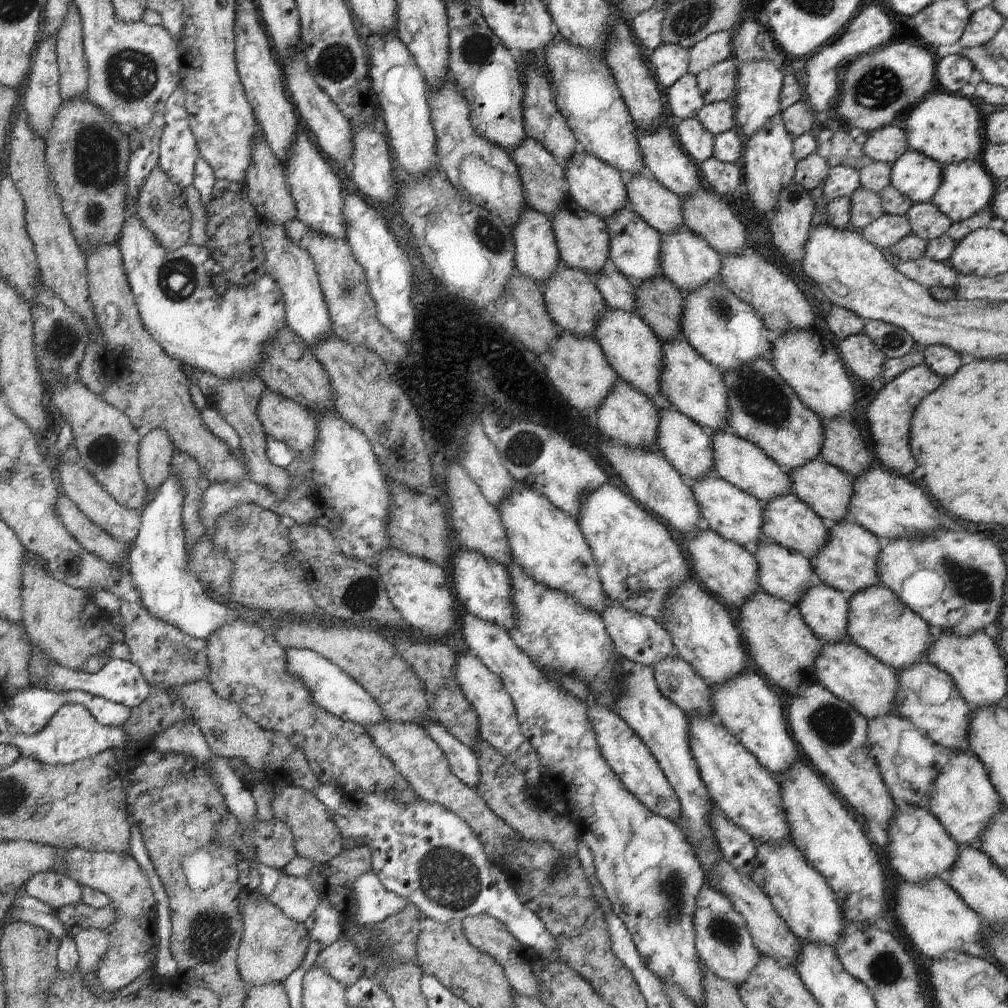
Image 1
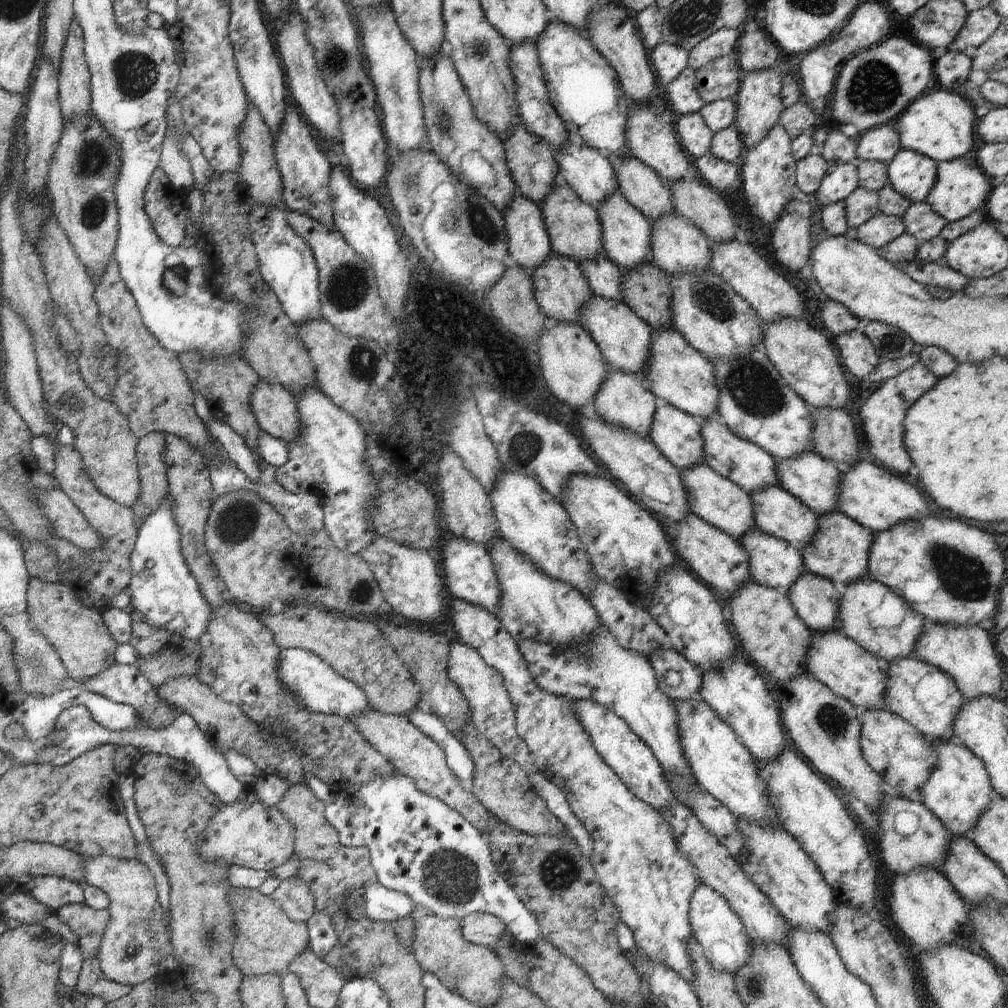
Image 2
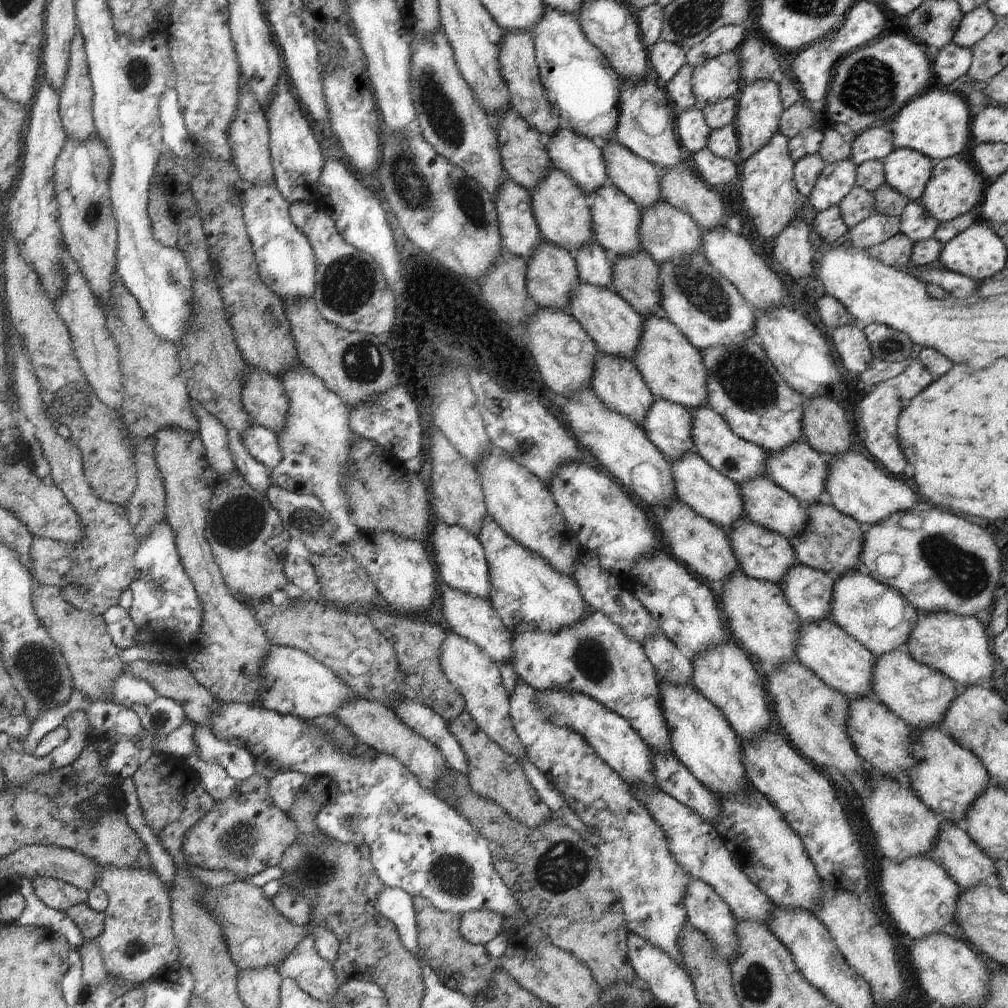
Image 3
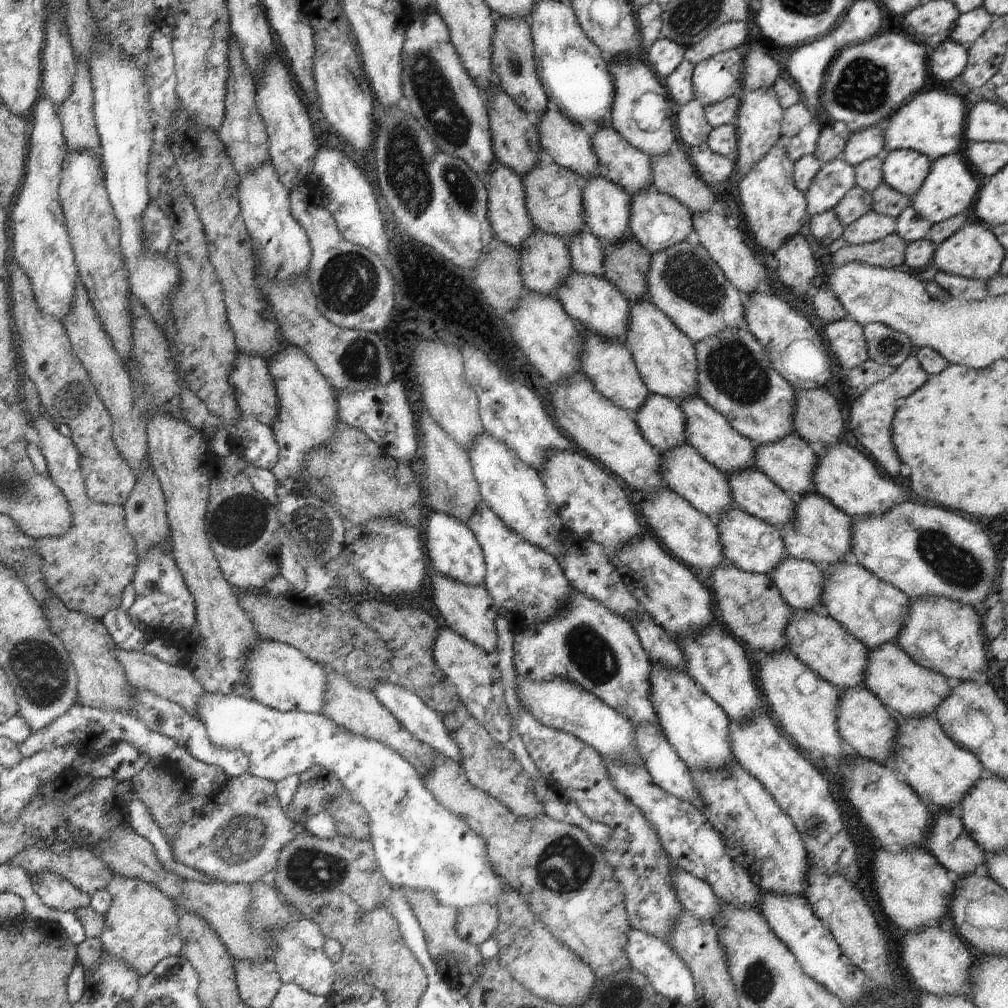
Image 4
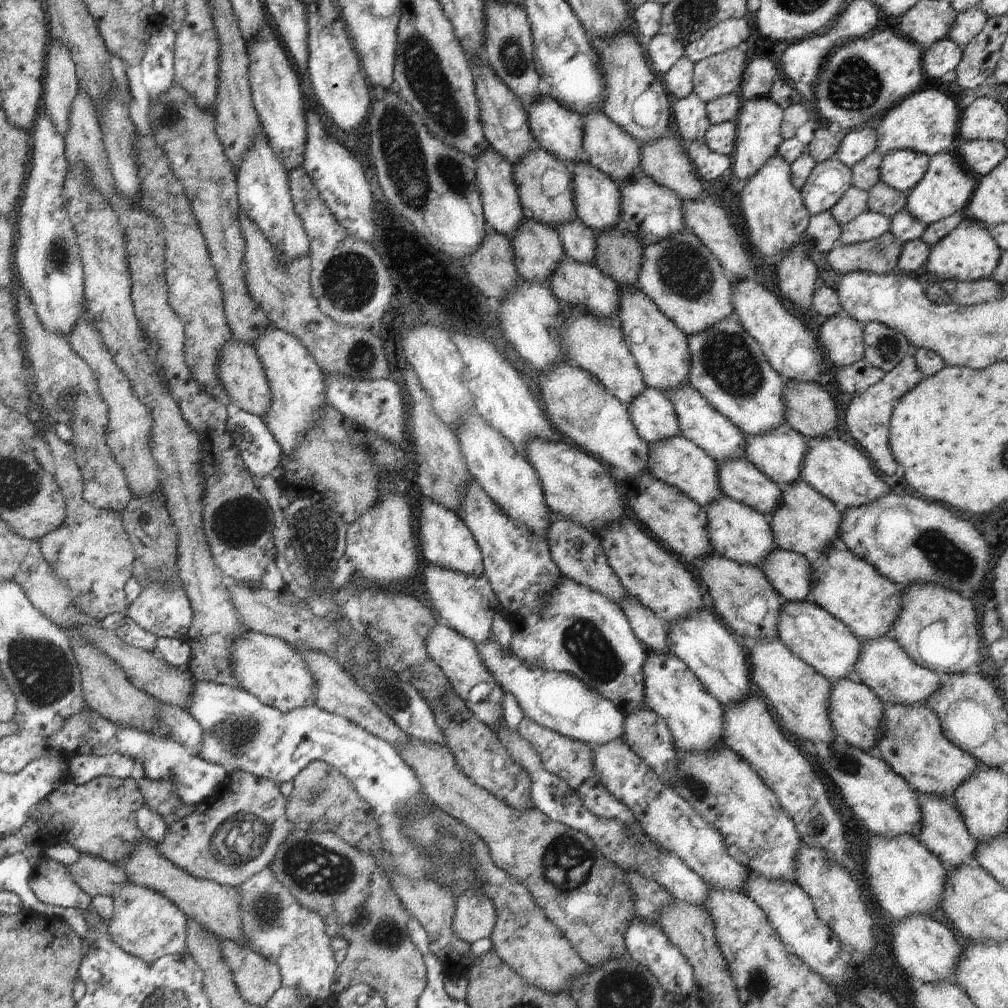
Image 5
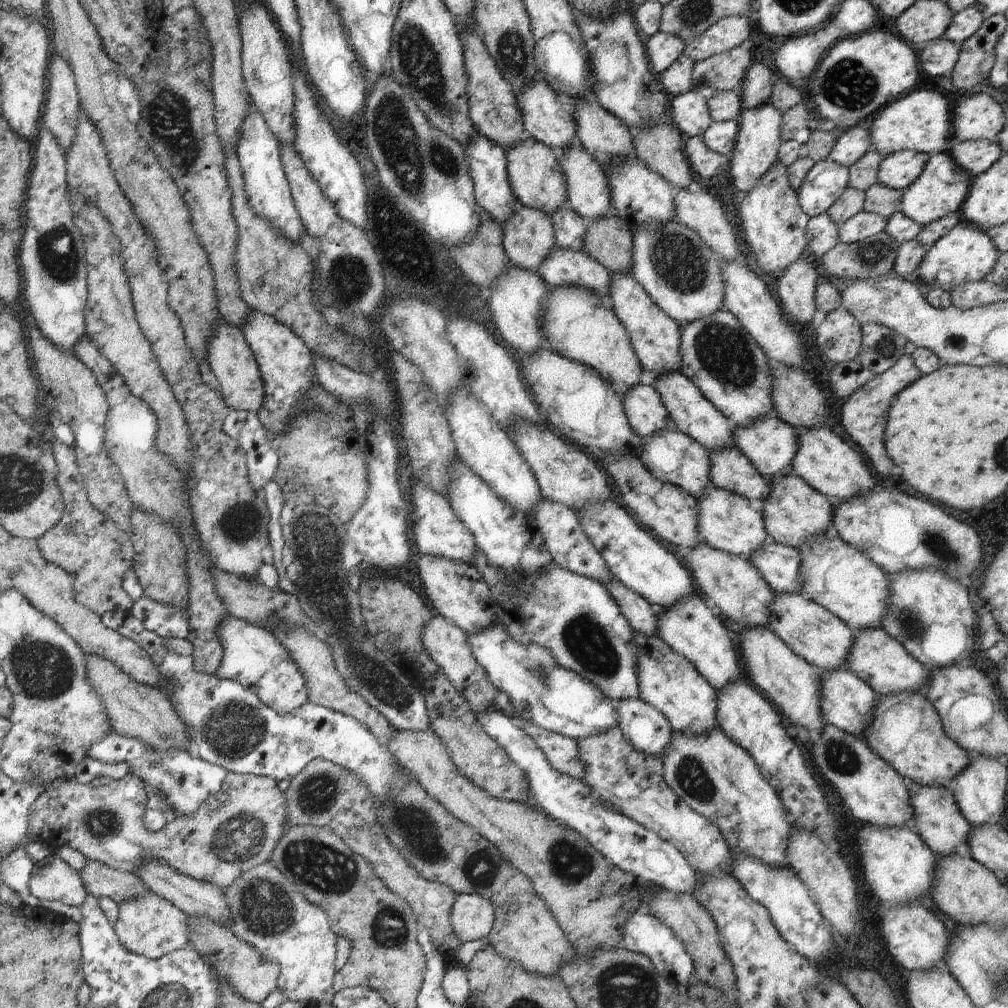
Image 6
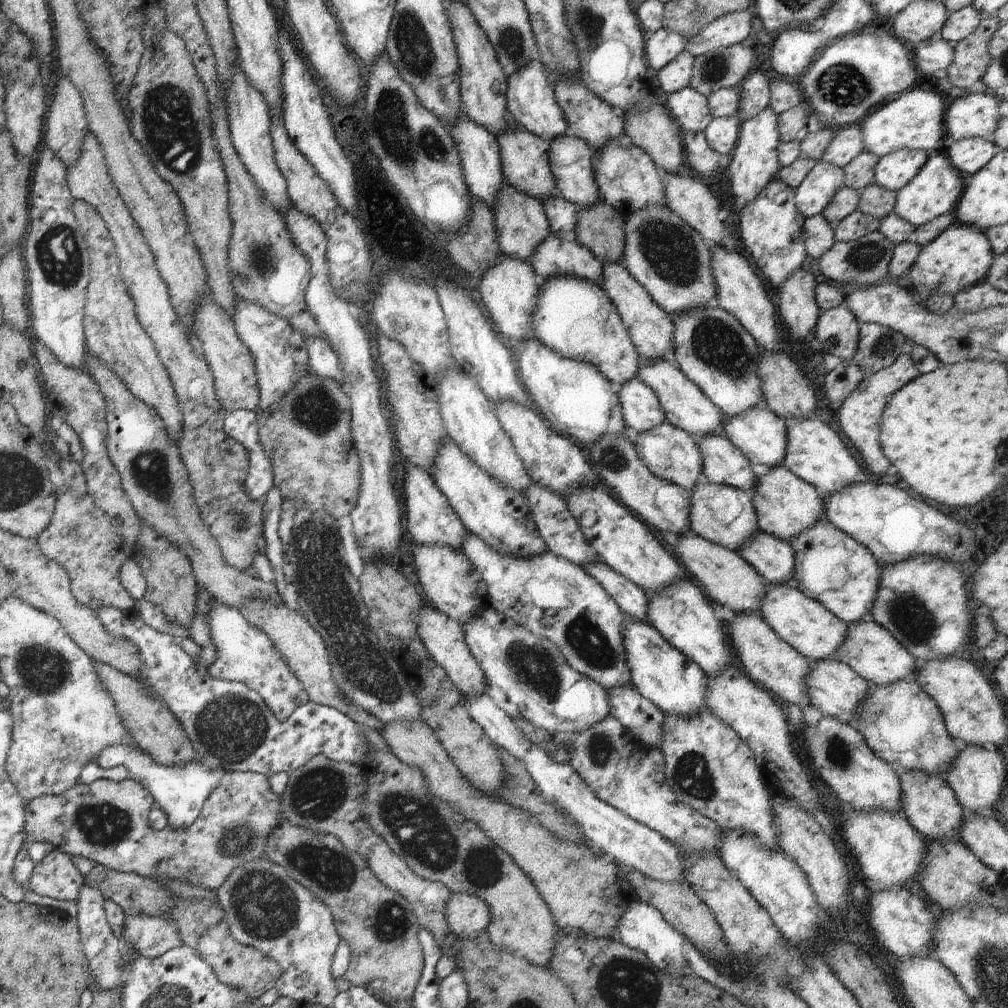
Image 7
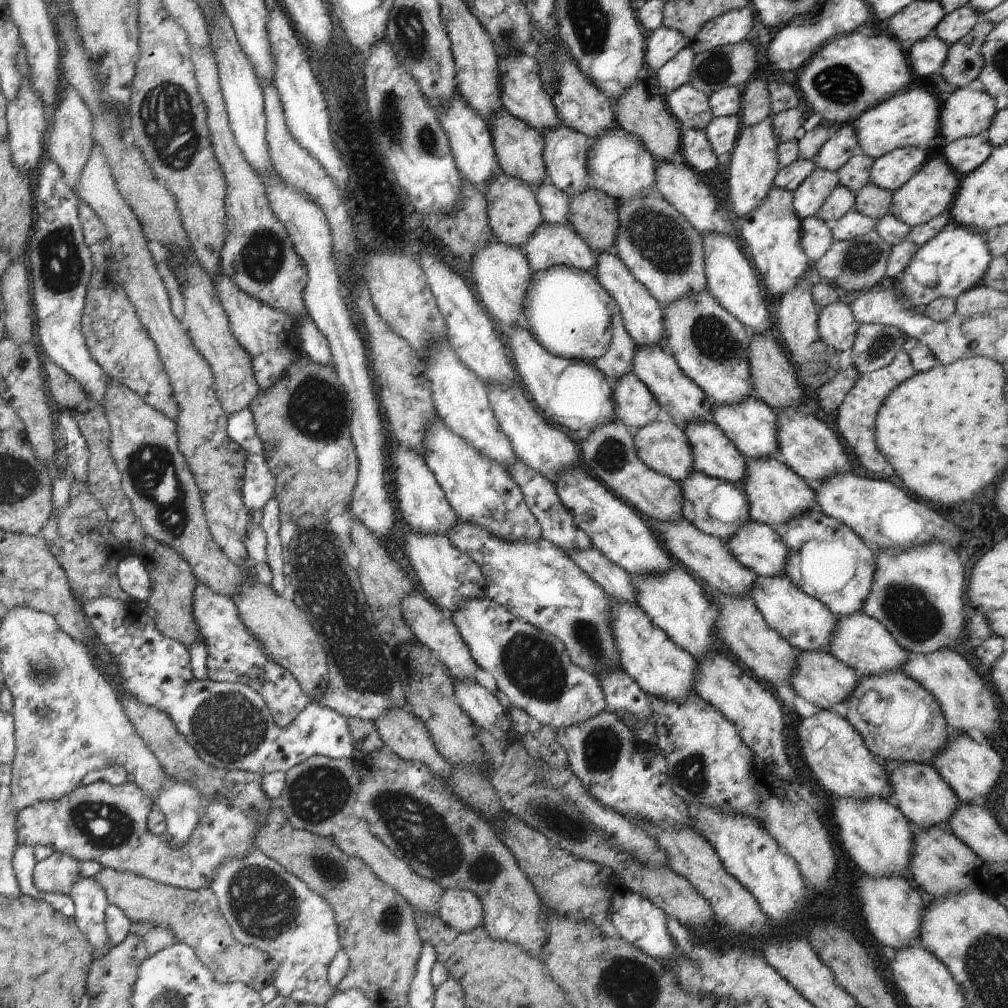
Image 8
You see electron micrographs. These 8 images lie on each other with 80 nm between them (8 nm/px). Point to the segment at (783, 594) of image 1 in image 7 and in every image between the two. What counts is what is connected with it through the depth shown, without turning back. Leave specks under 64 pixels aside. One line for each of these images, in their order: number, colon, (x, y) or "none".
2: (773, 563)
3: (763, 554)
4: (750, 543)
5: (736, 531)
6: (727, 521)
7: (725, 515)

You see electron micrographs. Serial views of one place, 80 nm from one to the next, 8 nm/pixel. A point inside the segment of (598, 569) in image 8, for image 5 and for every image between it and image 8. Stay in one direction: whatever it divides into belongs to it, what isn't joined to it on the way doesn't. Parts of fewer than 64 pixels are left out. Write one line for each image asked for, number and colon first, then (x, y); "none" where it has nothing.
5: (649, 629)
6: (638, 611)
7: (632, 600)

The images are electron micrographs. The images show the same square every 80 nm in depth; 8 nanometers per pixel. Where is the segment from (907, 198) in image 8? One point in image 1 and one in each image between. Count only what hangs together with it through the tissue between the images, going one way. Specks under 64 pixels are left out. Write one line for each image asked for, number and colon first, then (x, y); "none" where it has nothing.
1: (967, 187)
2: (961, 187)
3: (956, 187)
4: (951, 186)
5: (947, 186)
6: (942, 186)
7: (935, 190)

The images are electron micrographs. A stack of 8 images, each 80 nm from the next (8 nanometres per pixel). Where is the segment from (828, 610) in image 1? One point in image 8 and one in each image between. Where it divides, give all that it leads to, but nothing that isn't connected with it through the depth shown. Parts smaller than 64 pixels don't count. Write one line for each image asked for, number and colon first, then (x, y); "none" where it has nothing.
2: (816, 600)
3: (808, 591)
4: (800, 583)
5: (788, 572)
6: (779, 564)
7: (772, 557)
8: (755, 545)

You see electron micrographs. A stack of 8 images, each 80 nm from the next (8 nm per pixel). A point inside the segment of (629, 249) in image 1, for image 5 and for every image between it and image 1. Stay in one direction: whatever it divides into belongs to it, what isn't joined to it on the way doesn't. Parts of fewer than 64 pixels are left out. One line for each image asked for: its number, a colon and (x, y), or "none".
2: (625, 232)
3: (615, 220)
4: (606, 206)
5: (596, 196)

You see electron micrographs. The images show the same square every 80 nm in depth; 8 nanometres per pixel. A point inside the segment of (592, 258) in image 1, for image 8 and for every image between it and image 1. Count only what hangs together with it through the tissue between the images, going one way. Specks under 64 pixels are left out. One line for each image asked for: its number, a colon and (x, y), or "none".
2: (574, 230)
3: (559, 205)
4: (553, 198)
5: (545, 186)
6: (536, 179)
7: (525, 157)
8: (519, 148)

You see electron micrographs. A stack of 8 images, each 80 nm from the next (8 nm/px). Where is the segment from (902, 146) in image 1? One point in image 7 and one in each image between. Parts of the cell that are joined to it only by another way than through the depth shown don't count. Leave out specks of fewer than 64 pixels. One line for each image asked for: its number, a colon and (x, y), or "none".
2: (881, 144)
3: (875, 143)
4: (865, 144)
5: (859, 142)
6: (853, 143)
7: (848, 143)

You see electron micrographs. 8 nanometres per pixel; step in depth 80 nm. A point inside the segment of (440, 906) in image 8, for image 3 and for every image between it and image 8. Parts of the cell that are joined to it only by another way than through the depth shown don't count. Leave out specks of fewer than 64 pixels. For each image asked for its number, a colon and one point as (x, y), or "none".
3: (480, 926)
4: (476, 924)
5: (475, 917)
6: (472, 917)
7: (467, 915)

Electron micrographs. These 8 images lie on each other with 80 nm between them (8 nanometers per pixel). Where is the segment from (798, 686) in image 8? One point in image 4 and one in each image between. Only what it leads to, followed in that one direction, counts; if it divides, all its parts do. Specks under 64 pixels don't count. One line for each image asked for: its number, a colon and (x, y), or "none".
4: (863, 721)
5: (855, 712)
6: (845, 701)
7: (833, 687)

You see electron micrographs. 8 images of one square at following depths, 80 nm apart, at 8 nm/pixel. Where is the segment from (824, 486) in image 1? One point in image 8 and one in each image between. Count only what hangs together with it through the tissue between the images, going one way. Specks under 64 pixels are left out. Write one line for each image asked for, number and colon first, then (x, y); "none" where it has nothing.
2: (815, 482)
3: (799, 469)
4: (789, 462)
5: (779, 454)
6: (770, 443)
7: (761, 435)
8: (750, 424)

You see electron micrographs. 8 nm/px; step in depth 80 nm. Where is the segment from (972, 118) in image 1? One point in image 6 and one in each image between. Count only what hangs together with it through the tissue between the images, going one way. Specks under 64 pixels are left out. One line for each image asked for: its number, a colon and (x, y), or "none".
2: (941, 126)
3: (937, 124)
4: (933, 123)
5: (927, 122)
6: (920, 121)

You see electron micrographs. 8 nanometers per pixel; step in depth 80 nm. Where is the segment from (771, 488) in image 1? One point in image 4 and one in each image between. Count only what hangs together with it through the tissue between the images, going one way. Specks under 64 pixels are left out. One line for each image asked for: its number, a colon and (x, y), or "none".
2: (748, 466)
3: (739, 460)
4: (708, 431)

